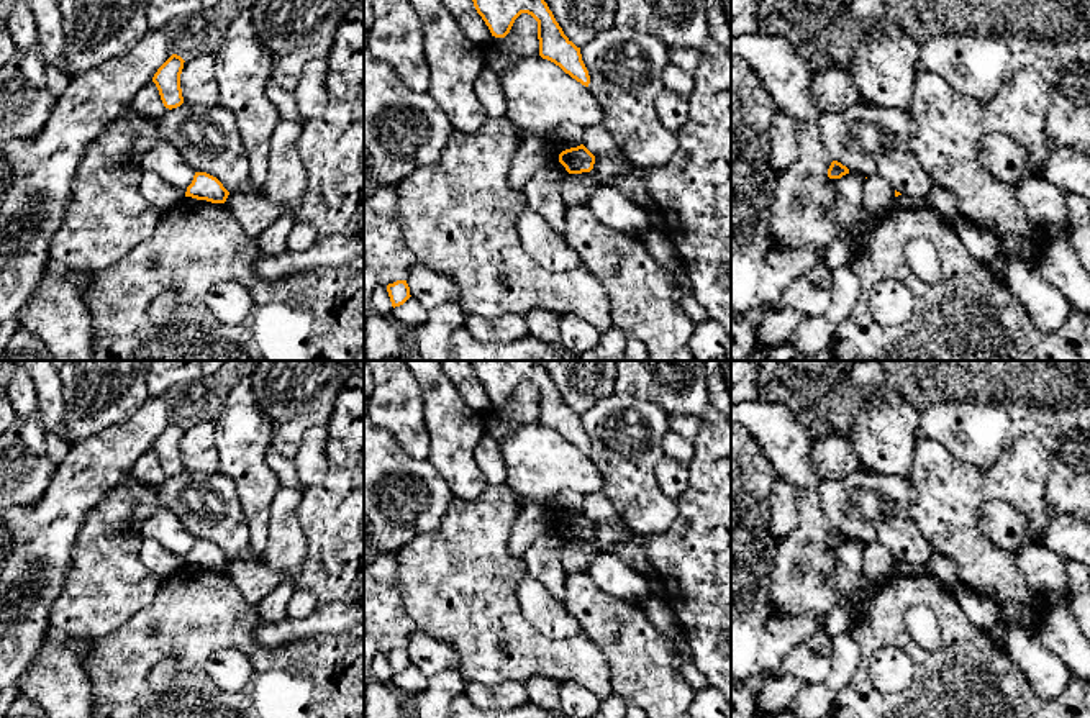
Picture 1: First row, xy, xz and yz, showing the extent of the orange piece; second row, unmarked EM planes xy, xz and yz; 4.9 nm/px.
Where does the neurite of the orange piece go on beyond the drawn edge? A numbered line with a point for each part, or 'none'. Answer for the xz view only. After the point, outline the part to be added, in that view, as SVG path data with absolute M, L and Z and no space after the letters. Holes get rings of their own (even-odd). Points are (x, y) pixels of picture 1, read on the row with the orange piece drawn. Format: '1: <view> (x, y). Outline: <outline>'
none

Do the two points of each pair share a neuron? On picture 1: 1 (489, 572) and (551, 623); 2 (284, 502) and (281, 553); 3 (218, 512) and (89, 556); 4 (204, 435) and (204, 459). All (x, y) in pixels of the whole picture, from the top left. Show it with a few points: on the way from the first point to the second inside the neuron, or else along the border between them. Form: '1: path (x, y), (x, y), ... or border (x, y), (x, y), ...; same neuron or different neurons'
1: border (526, 572), (517, 590), (517, 604), (536, 628); different neurons
2: path (284, 515), (284, 540); same neuron
3: path (186, 500), (145, 500), (122, 523); same neuron
4: path (200, 441), (200, 453); same neuron

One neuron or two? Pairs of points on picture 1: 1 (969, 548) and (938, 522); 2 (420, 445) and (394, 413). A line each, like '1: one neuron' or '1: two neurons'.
1: one neuron
2: one neuron

